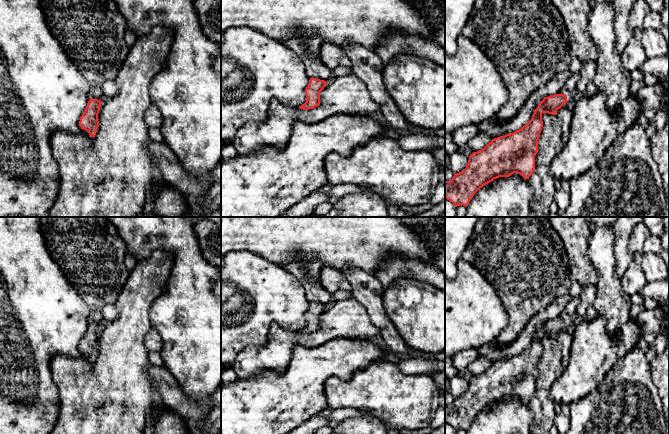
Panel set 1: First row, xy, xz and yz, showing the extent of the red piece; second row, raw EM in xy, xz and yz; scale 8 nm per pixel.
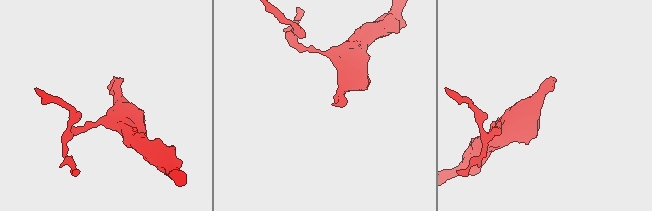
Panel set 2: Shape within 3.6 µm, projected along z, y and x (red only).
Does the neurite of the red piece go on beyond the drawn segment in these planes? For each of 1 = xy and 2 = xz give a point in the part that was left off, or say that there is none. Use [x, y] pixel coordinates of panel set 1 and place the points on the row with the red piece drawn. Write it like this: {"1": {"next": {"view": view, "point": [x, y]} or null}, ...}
{"1": {"next": null}, "2": {"next": null}}

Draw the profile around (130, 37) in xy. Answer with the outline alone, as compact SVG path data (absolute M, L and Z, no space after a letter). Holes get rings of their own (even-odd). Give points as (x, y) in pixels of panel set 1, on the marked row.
M130 29L126 30L125 41L129 47L131 47L135 43L136 38L137 38L137 36L132 30L130 30Z

